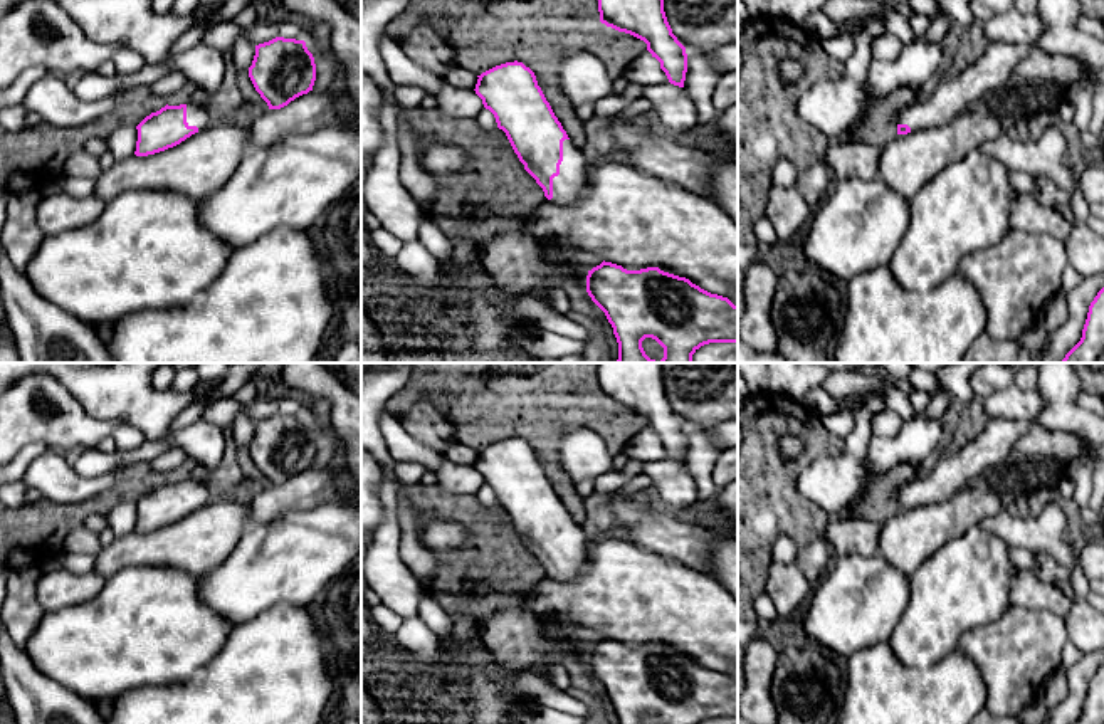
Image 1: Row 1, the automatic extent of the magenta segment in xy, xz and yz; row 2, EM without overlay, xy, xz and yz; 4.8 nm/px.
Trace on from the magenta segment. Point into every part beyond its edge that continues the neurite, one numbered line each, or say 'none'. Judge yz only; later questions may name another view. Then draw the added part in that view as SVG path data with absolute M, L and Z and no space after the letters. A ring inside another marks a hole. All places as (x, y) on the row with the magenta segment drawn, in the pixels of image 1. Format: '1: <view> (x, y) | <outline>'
1: yz (993, 71) | M990 42L959 74L944 77L931 97L914 99L902 108L896 114L896 124L907 124L911 131L948 124L965 109L981 104L990 92L1015 86L1015 67L1033 49L1038 49L1037 44Z

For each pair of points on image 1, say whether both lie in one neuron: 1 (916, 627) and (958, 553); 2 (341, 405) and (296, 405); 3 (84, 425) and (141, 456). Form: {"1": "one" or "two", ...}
{"1": "one", "2": "two", "3": "two"}

